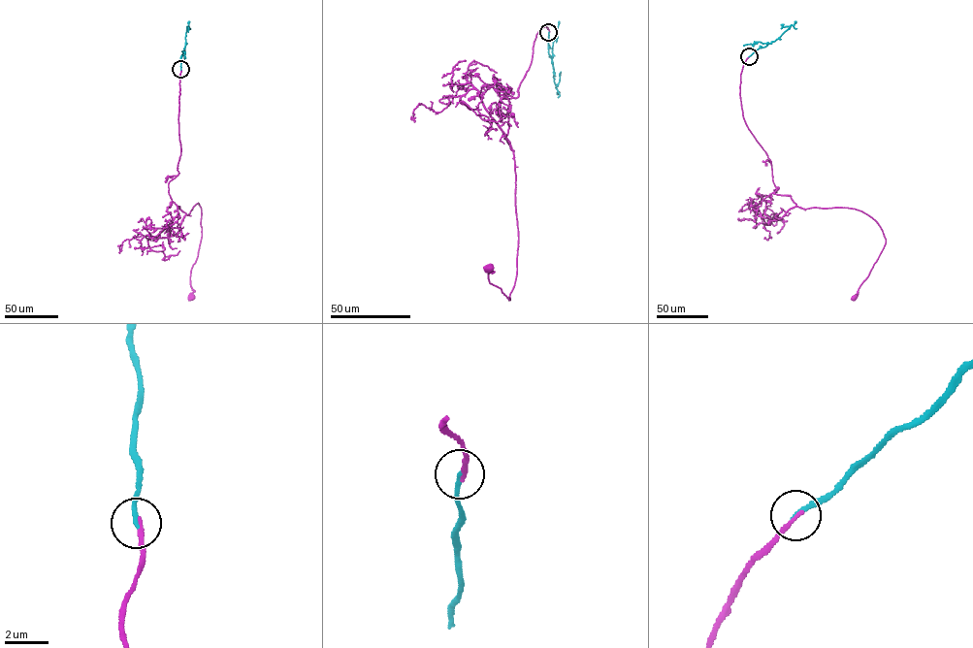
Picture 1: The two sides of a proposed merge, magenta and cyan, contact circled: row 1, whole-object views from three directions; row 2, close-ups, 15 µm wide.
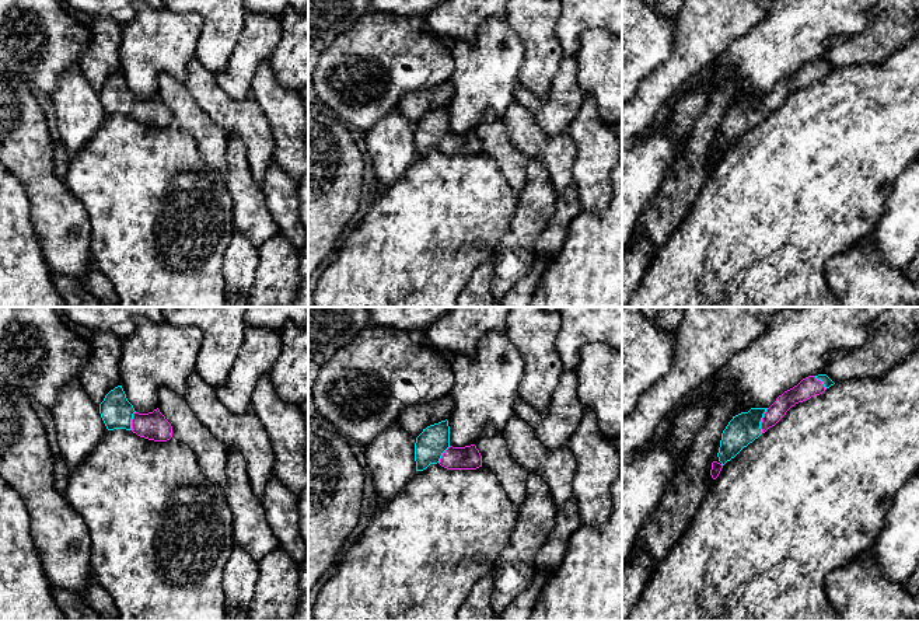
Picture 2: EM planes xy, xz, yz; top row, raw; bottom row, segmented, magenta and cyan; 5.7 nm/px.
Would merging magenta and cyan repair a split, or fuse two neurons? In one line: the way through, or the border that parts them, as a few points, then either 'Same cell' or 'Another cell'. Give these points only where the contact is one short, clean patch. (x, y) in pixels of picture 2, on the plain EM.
Same cell

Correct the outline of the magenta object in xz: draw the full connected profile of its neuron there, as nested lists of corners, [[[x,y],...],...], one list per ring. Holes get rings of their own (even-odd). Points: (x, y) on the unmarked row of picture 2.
[[[448,107],[430,111],[416,123],[416,157],[426,156],[430,150],[440,150],[447,156],[476,156],[482,153],[482,142],[475,130],[452,133],[450,130]]]

